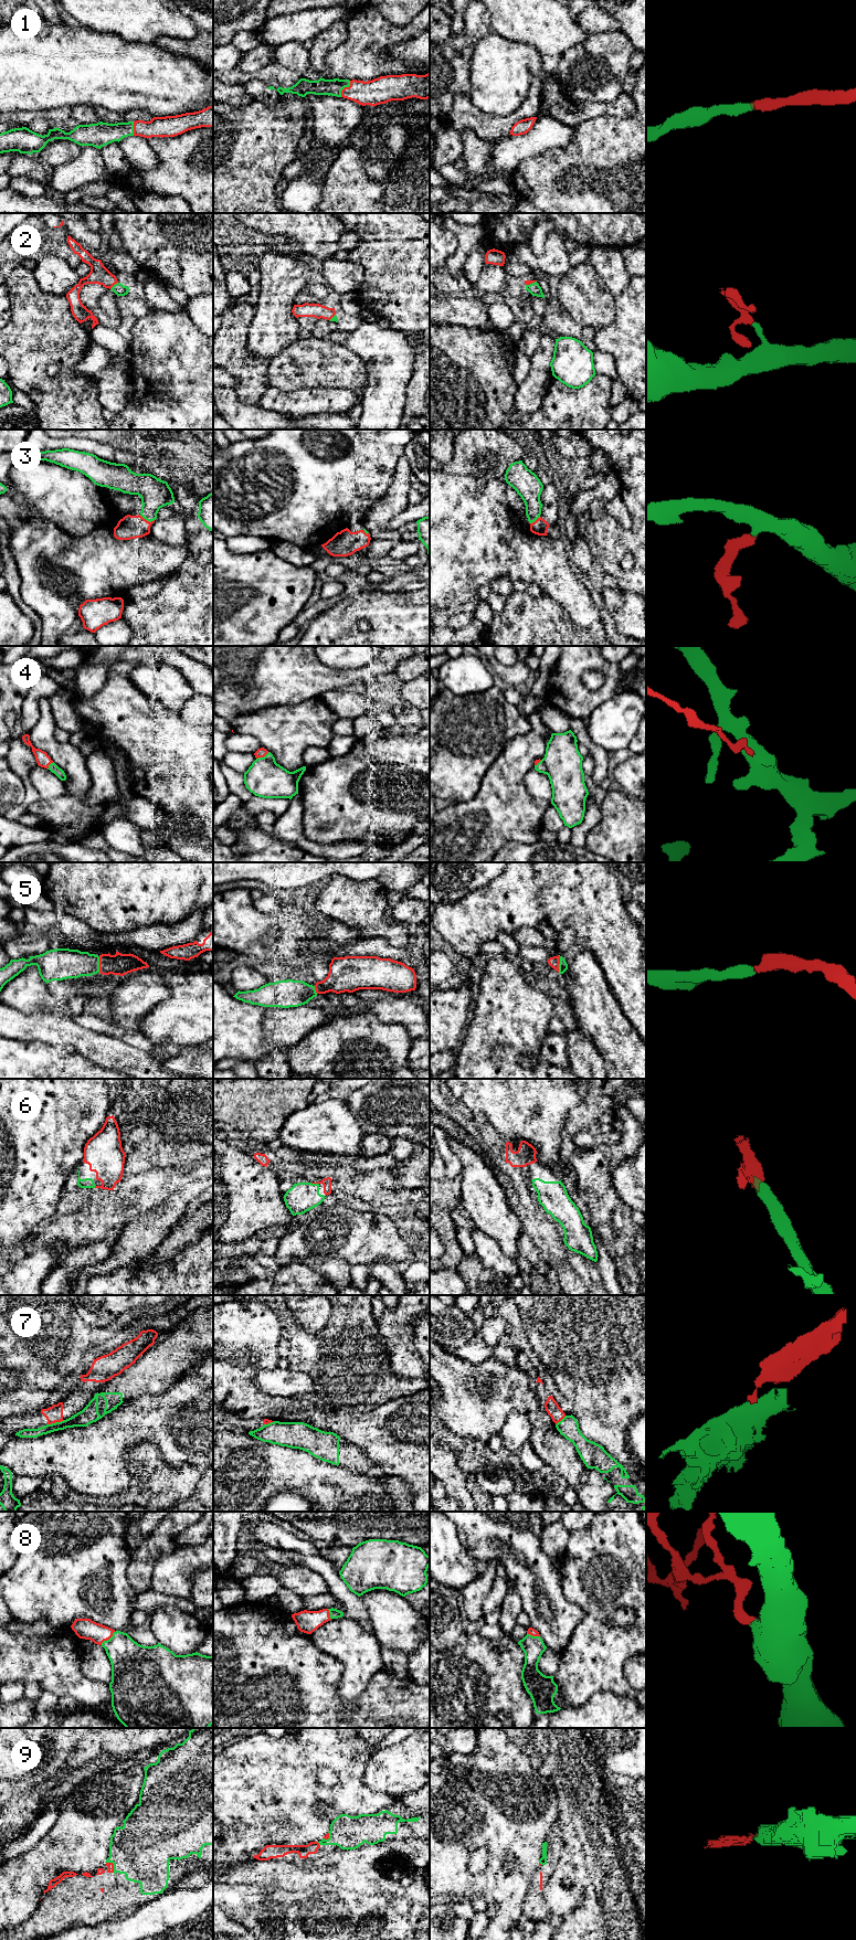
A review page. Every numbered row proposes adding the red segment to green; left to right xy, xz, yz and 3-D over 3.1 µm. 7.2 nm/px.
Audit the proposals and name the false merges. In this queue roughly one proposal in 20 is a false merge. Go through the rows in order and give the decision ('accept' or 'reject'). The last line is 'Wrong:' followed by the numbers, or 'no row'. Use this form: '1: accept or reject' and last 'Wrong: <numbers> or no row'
1: accept
2: accept
3: accept
4: accept
5: accept
6: accept
7: reject
8: accept
9: accept
Wrong: 7

